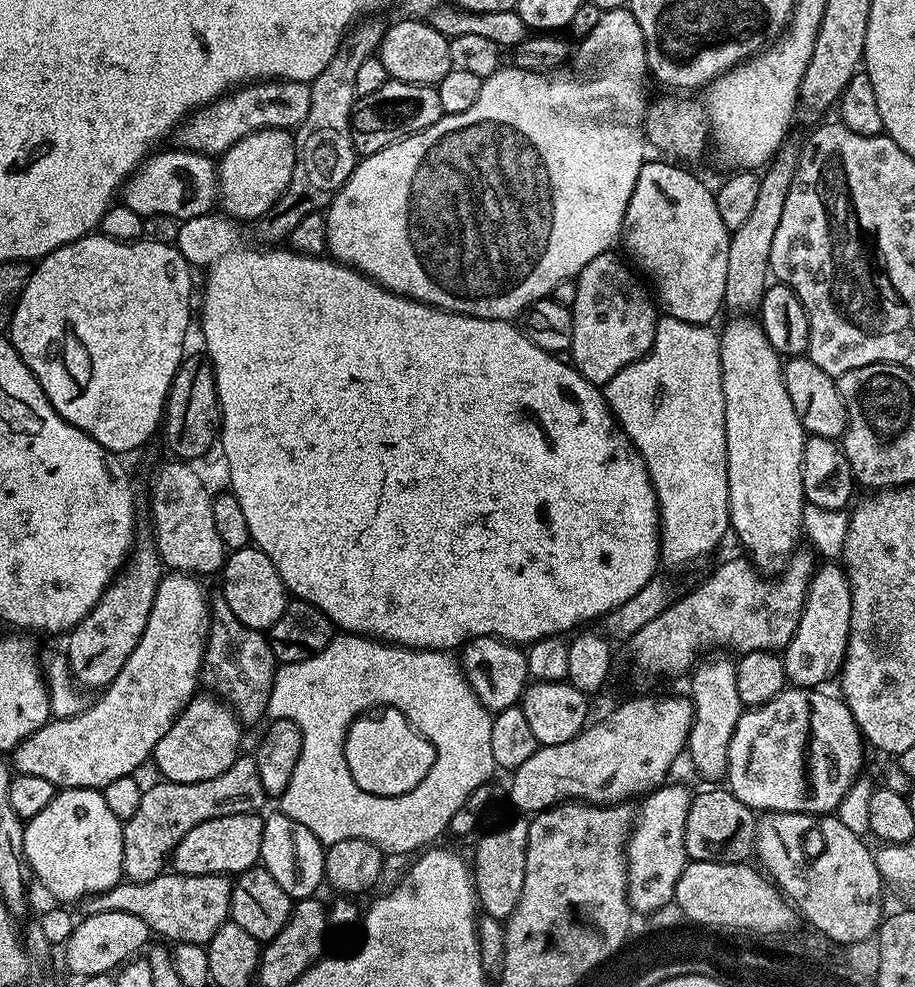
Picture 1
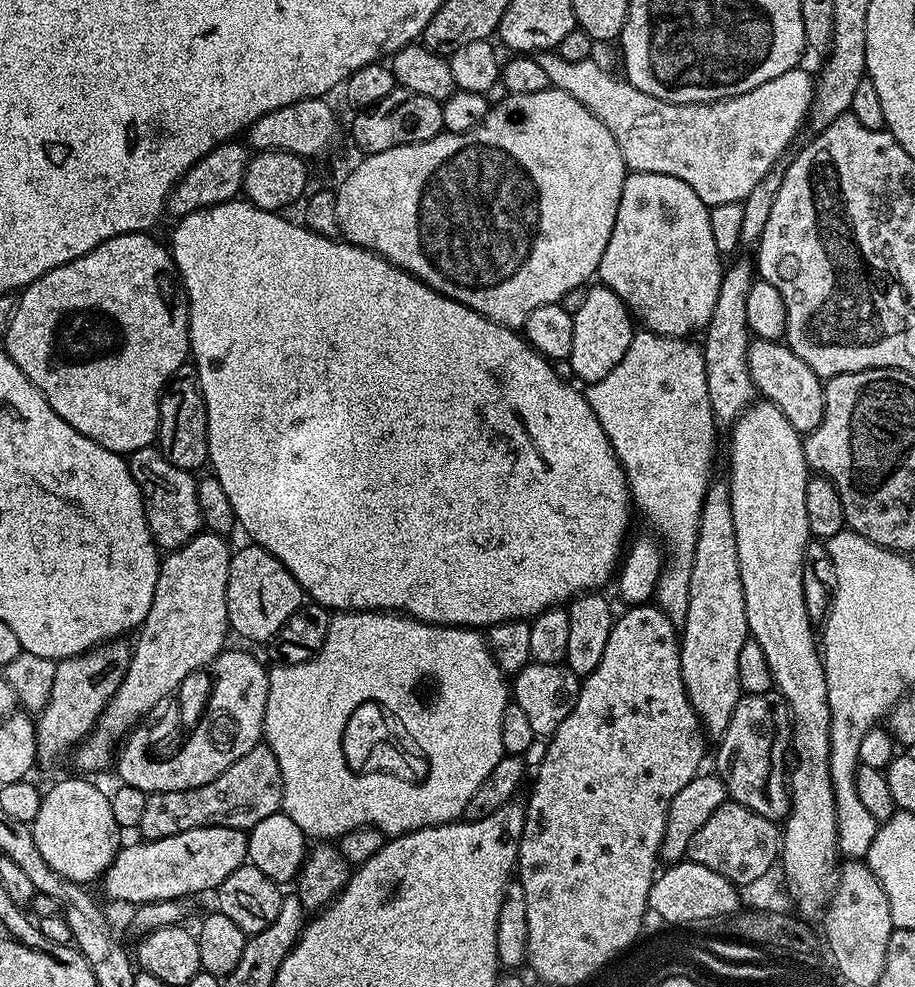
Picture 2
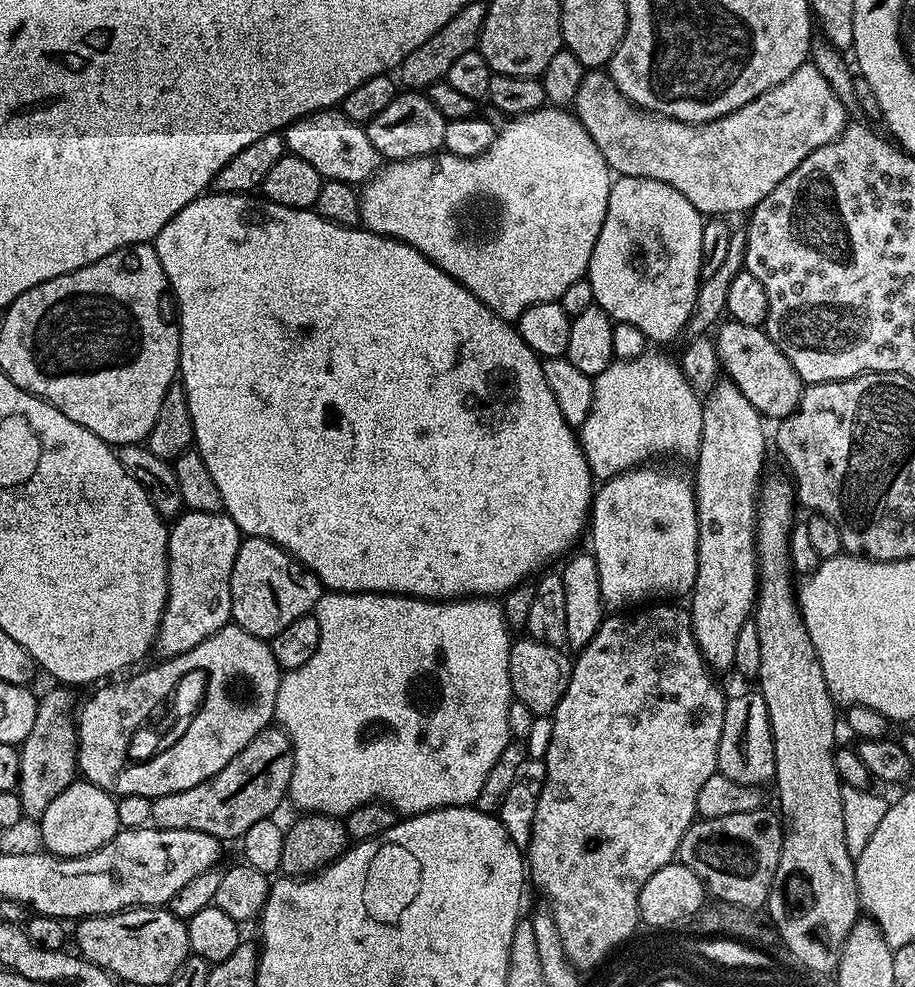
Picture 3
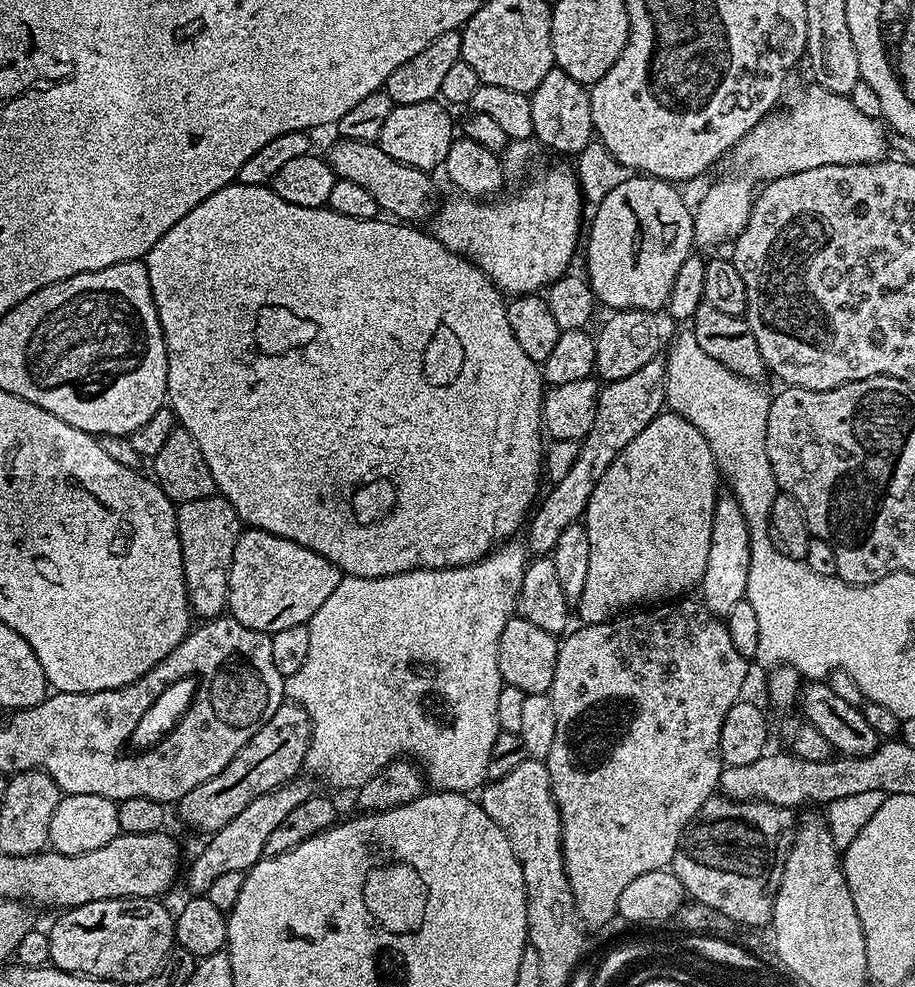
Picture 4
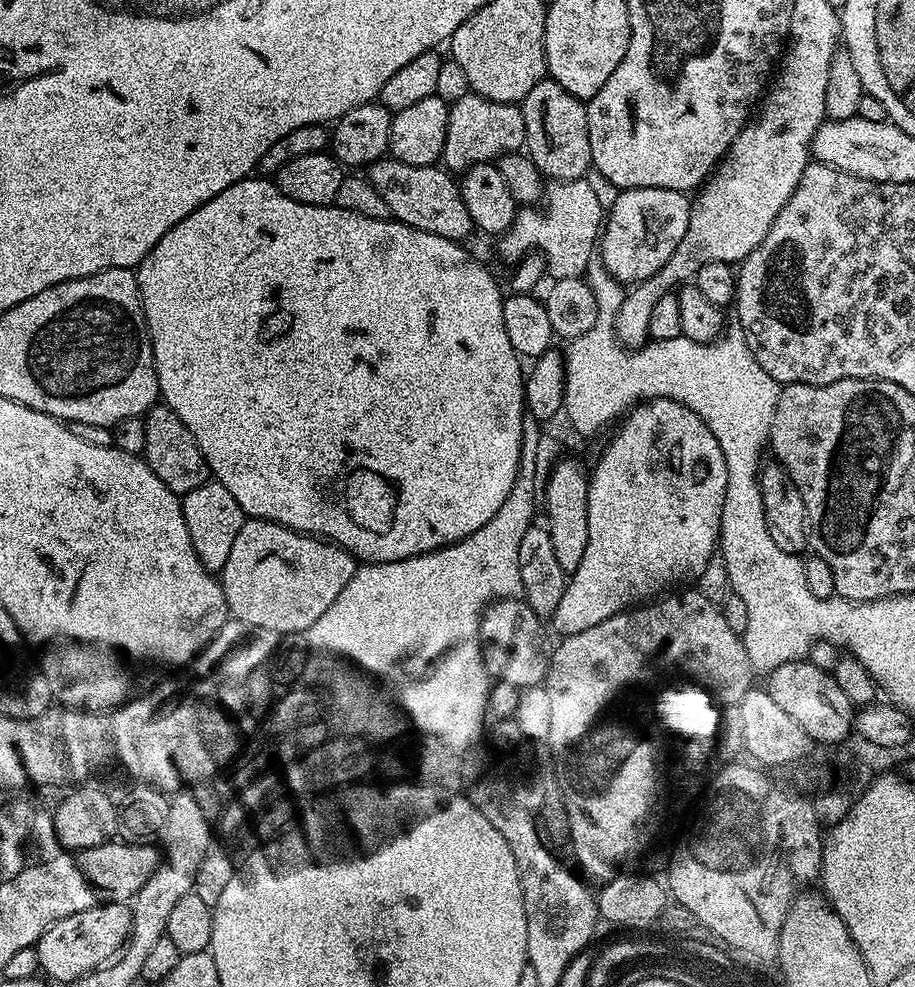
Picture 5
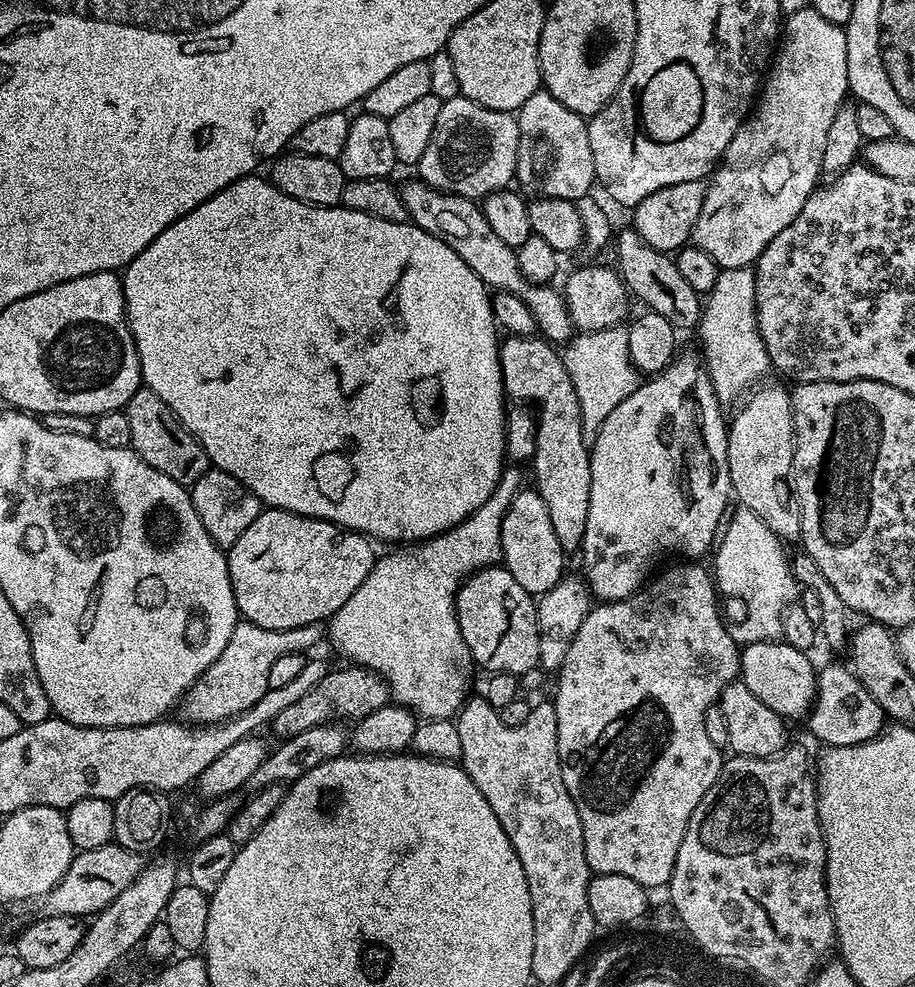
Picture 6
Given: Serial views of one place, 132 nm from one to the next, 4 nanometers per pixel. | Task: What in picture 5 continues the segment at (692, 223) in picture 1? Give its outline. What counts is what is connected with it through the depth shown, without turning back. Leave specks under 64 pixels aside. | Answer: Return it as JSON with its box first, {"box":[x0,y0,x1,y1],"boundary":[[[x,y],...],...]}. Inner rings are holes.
{"box":[598,188,692,286],"boundary":[[[625,188],[619,193],[612,208],[607,209],[603,221],[602,239],[599,241],[598,254],[604,260],[606,270],[614,274],[614,278],[625,286],[639,284],[660,271],[662,266],[678,250],[678,242],[682,242],[682,234],[686,234],[692,209],[689,197],[683,192],[675,192],[669,188]]]}

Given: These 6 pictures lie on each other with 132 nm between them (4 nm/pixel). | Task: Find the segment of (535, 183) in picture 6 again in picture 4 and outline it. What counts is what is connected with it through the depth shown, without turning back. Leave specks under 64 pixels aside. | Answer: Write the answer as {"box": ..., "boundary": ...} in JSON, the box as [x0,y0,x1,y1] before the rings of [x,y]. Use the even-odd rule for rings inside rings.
{"box":[530,66,594,154],"boundary":[[[553,66],[530,95],[534,110],[534,136],[545,149],[577,154],[594,140],[589,89],[570,78],[570,74]]]}

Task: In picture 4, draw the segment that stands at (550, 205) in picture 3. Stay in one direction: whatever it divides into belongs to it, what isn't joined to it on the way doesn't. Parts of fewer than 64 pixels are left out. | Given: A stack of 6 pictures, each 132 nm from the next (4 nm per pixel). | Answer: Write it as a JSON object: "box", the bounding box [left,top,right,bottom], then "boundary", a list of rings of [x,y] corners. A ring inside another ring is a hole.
{"box":[430,168,586,298],"boundary":[[[548,168],[538,173],[521,192],[514,193],[509,200],[473,198],[463,194],[455,198],[457,200],[448,200],[444,205],[439,205],[438,211],[431,217],[430,231],[438,242],[442,242],[442,246],[465,256],[471,264],[476,264],[501,292],[512,298],[536,294],[569,271],[568,263],[576,252],[576,239],[582,236],[580,215],[586,209],[580,184],[571,171]]]}

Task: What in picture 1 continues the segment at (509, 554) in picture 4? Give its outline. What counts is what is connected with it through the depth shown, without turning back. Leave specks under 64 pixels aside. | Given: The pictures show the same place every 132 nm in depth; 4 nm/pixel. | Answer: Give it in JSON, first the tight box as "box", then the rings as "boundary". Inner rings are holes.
{"box":[267,634,497,842],"boundary":[[[355,634],[333,635],[330,646],[326,646],[326,650],[322,650],[302,662],[280,664],[279,667],[277,667],[276,673],[274,674],[274,686],[270,690],[270,702],[268,703],[267,715],[271,719],[293,720],[297,724],[298,730],[301,731],[302,738],[298,762],[296,762],[293,773],[290,775],[290,782],[288,782],[285,792],[283,792],[278,800],[279,811],[288,815],[295,822],[302,824],[309,823],[310,818],[308,818],[308,816],[324,816],[324,832],[322,831],[322,836],[323,839],[328,842],[333,840],[345,840],[346,838],[362,838],[363,840],[374,840],[377,842],[385,842],[384,840],[439,841],[436,839],[438,839],[440,835],[445,835],[445,833],[448,832],[450,818],[454,818],[454,813],[458,810],[458,806],[462,806],[462,802],[466,802],[466,798],[470,798],[470,794],[474,790],[478,790],[478,786],[489,783],[489,781],[493,779],[491,777],[492,772],[495,773],[497,771],[494,754],[490,751],[490,726],[492,725],[493,713],[489,712],[486,706],[482,706],[482,702],[474,694],[471,682],[464,677],[464,670],[460,666],[459,659],[448,650],[405,648],[401,645],[389,644],[370,636],[358,636]],[[377,706],[387,706],[398,709],[414,726],[423,726],[425,729],[436,728],[436,736],[434,735],[434,743],[437,748],[436,757],[430,766],[430,774],[426,774],[426,778],[422,778],[419,784],[412,785],[406,792],[399,794],[377,794],[358,787],[354,782],[354,778],[350,778],[348,757],[346,755],[348,728],[351,726],[353,720],[357,719],[361,714],[375,709]]]}

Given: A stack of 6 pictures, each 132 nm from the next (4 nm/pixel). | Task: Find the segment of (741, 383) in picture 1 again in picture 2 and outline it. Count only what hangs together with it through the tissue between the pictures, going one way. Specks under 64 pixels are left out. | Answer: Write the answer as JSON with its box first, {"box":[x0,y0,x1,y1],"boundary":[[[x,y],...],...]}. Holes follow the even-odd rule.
{"box":[727,398,838,912],"boundary":[[[760,398],[749,404],[748,409],[742,413],[736,423],[731,427],[732,432],[732,474],[727,479],[730,490],[730,506],[734,514],[734,530],[738,542],[738,570],[742,574],[742,590],[746,602],[746,622],[751,639],[762,646],[762,654],[766,654],[766,662],[770,662],[770,674],[775,691],[783,696],[788,703],[788,711],[792,721],[792,739],[790,741],[791,755],[796,755],[796,761],[790,764],[790,807],[786,819],[782,824],[782,847],[778,857],[778,865],[784,871],[784,882],[788,888],[792,888],[792,896],[796,896],[796,904],[800,904],[804,912],[816,912],[820,904],[824,904],[824,896],[832,895],[838,886],[838,849],[836,846],[836,811],[834,810],[834,790],[830,782],[830,766],[828,755],[830,754],[830,702],[826,694],[826,674],[824,673],[824,662],[821,649],[818,647],[818,636],[812,633],[814,621],[806,614],[806,598],[804,597],[804,570],[806,561],[804,555],[810,543],[808,530],[808,519],[806,518],[806,486],[810,479],[810,469],[804,457],[804,441],[801,433],[790,426],[786,414],[778,410],[768,400]]]}

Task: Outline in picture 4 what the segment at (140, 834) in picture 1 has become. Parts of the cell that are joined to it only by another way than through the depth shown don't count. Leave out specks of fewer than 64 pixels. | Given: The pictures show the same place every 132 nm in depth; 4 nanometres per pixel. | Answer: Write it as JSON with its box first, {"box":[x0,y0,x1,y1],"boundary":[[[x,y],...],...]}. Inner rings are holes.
{"box":[179,702,312,834],"boundary":[[[291,702],[280,704],[270,722],[266,722],[266,726],[262,726],[262,730],[258,730],[258,734],[254,734],[242,750],[238,750],[236,757],[221,772],[202,782],[202,786],[194,786],[190,794],[179,800],[181,818],[203,834],[222,830],[222,826],[226,826],[226,822],[232,821],[237,814],[242,814],[254,798],[297,779],[304,768],[311,741],[312,723],[302,705]]]}

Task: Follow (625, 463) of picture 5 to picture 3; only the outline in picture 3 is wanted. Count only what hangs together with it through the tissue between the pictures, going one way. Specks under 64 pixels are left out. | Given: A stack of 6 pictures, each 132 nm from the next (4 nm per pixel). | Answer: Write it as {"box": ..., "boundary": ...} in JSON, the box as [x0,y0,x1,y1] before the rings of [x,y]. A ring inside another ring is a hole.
{"box":[590,466,698,610],"boundary":[[[637,466],[620,472],[603,481],[595,489],[590,509],[590,536],[592,532],[592,545],[590,551],[598,562],[598,586],[602,588],[602,602],[608,610],[632,610],[637,606],[647,605],[649,602],[659,601],[661,598],[676,598],[672,596],[687,597],[694,586],[694,578],[698,574],[698,518],[696,517],[696,494],[694,484],[680,472],[672,468],[648,468],[652,466]]]}

